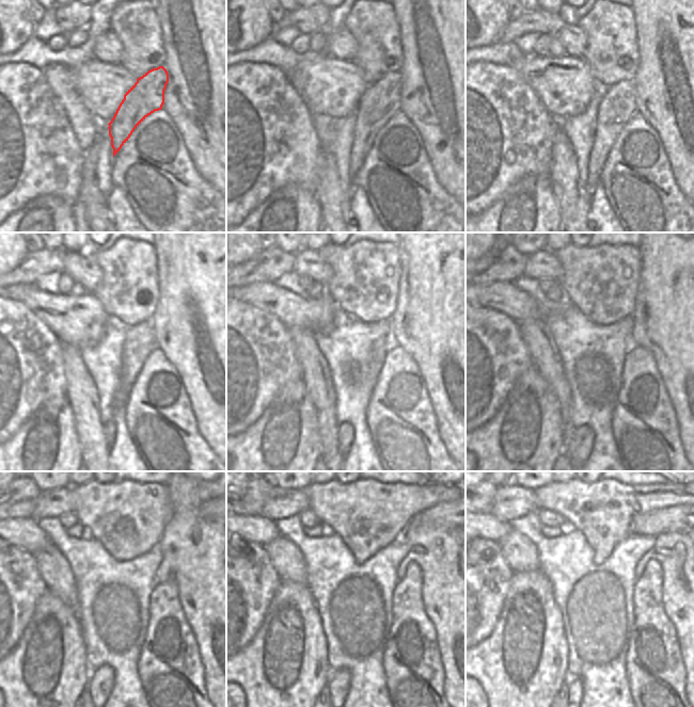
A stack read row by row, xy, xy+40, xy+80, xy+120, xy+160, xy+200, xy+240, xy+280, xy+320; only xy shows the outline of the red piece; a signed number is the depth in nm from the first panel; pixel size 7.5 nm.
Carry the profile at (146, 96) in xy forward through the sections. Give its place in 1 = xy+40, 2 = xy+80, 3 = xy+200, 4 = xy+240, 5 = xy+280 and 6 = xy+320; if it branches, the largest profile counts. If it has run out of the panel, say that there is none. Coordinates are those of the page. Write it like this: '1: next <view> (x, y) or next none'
1: next xy+40 (382, 99)
2: next xy+80 (618, 103)
3: next xy+200 (581, 440)
4: next xy+240 (100, 684)
5: next xy+280 (338, 684)
6: next xy+320 (574, 685)

